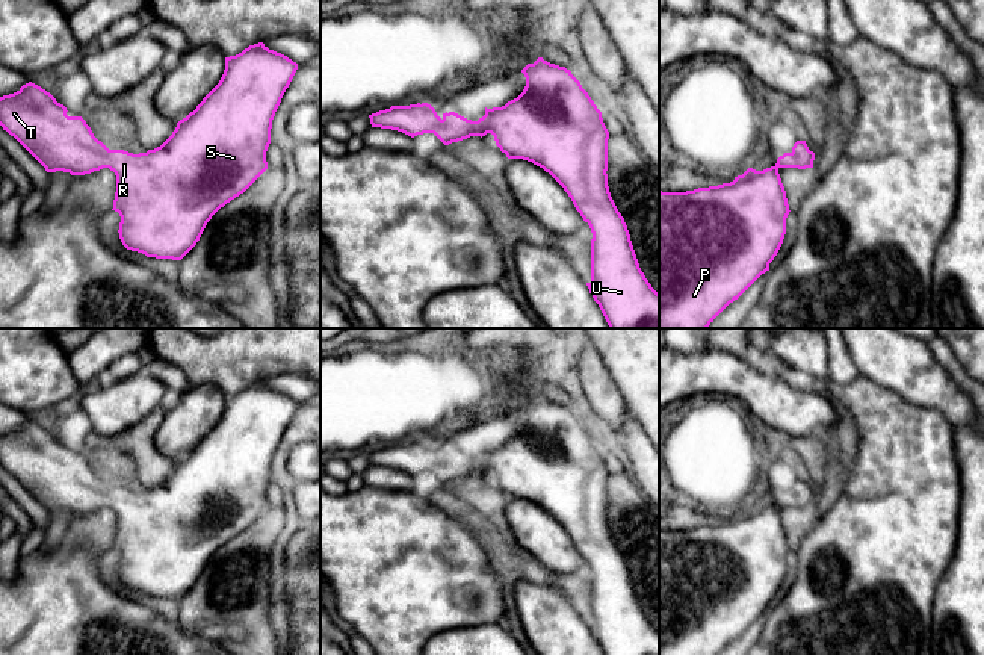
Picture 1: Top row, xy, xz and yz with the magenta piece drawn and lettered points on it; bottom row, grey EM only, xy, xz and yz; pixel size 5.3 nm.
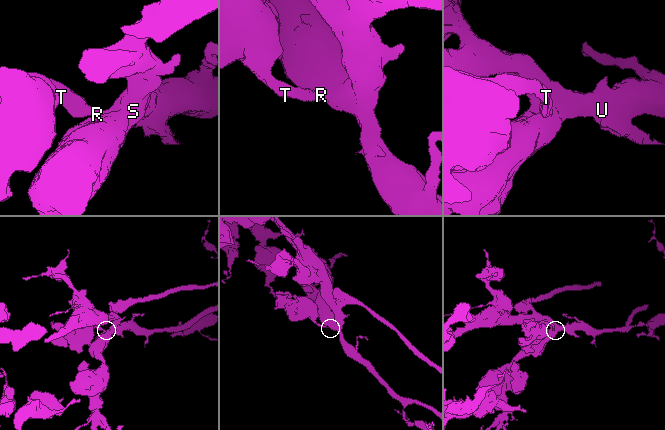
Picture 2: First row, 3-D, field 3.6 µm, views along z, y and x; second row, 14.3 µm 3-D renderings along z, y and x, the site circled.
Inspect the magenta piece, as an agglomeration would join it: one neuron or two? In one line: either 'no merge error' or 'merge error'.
no merge error

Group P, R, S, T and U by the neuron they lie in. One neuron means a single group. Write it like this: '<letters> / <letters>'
P R S T U

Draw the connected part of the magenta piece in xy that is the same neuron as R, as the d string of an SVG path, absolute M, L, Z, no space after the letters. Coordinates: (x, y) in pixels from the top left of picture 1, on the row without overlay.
M263 381L249 384L236 395L225 396L219 422L203 437L193 451L177 461L172 473L157 487L133 493L109 489L98 480L82 455L68 455L67 446L41 425L29 421L17 431L0 436L0 464L14 475L47 511L63 510L85 514L109 507L116 514L113 548L119 552L119 578L127 588L147 596L181 599L200 579L207 561L227 542L243 532L266 508L271 467L281 437L298 402L269 389Z

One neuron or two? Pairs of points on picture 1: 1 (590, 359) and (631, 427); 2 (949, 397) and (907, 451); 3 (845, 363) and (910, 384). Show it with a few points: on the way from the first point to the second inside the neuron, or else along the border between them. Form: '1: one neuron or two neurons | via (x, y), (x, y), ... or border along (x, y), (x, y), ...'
1: one neuron | via (594, 375), (602, 394), (614, 410)
2: two neurons | border along (906, 400), (936, 409), (948, 421), (956, 442)
3: two neurons | border along (845, 344), (859, 372)

